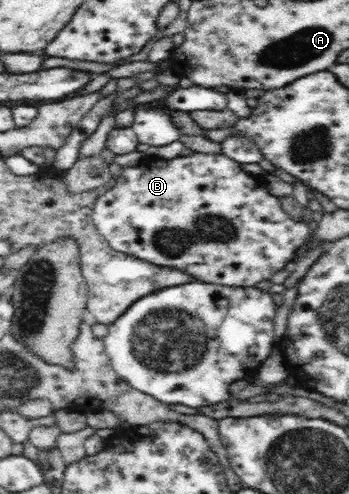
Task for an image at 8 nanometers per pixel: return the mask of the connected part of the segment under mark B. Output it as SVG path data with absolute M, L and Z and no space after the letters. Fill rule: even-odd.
M194 152L188 156L178 156L163 161L158 160L156 166L126 166L122 168L120 177L116 179L116 185L112 189L101 191L94 205L92 219L101 236L110 244L113 250L137 257L138 260L149 264L160 265L160 267L174 267L178 271L184 271L192 275L196 281L212 283L214 285L225 285L226 287L254 287L260 281L272 279L274 273L284 269L294 260L296 251L304 245L311 231L308 224L303 221L297 222L288 216L282 209L279 197L270 194L266 181L262 177L253 176L241 169L240 164L225 155L204 154Z

